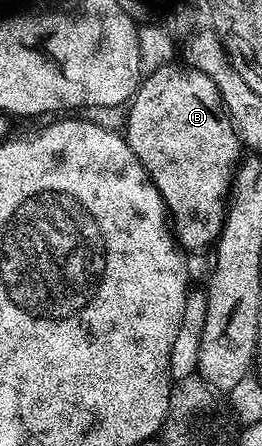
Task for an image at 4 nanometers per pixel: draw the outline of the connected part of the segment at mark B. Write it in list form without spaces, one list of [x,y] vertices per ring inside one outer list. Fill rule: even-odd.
[[[179,62],[164,64],[155,73],[142,77],[127,110],[127,145],[131,147],[133,154],[137,154],[153,186],[157,186],[163,204],[167,207],[169,227],[180,249],[188,253],[199,252],[207,247],[210,249],[218,241],[219,232],[223,228],[231,181],[241,158],[239,135],[235,133],[231,119],[223,109],[223,100],[213,86],[213,80],[196,68],[182,68]]]

